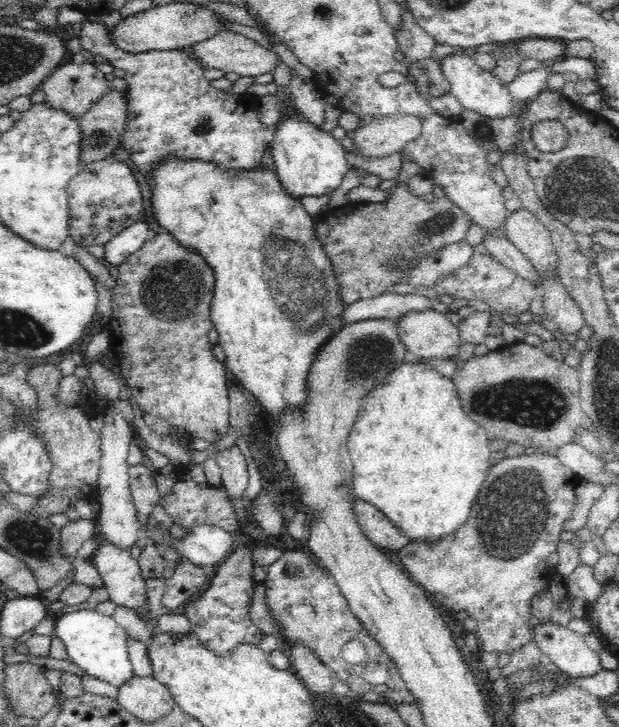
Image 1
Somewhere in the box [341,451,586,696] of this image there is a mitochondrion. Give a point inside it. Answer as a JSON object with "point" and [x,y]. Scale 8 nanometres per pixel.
{"point":[515,516]}

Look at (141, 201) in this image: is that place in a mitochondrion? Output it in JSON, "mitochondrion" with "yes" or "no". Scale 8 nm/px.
{"mitochondrion":"no"}

